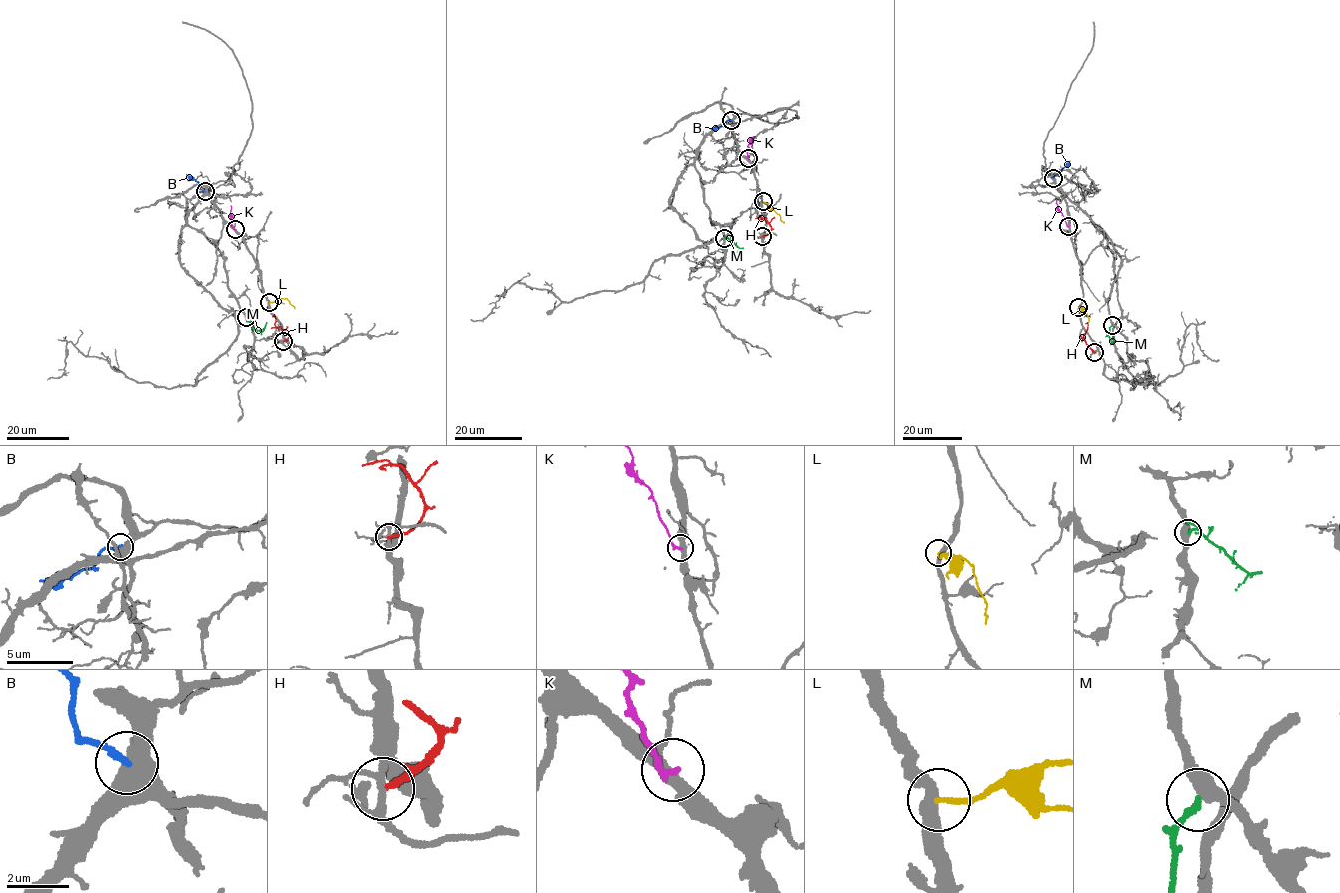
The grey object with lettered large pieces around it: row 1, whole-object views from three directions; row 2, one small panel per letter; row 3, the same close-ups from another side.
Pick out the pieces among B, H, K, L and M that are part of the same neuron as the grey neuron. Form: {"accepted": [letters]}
{"accepted": ["M"]}

